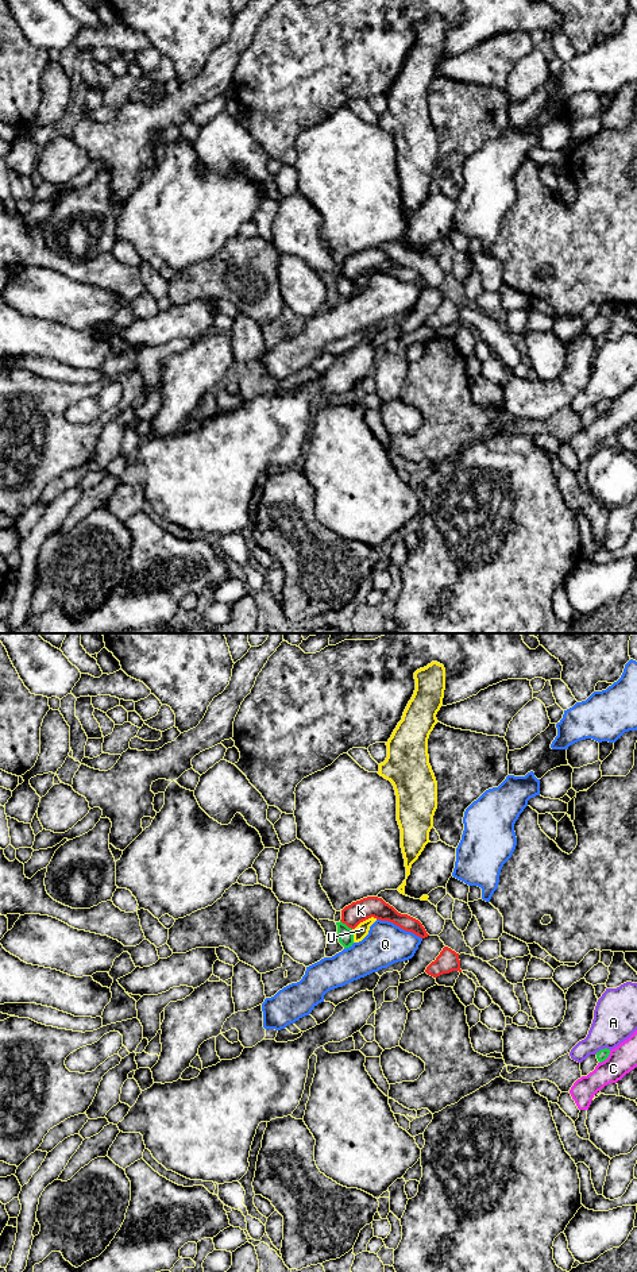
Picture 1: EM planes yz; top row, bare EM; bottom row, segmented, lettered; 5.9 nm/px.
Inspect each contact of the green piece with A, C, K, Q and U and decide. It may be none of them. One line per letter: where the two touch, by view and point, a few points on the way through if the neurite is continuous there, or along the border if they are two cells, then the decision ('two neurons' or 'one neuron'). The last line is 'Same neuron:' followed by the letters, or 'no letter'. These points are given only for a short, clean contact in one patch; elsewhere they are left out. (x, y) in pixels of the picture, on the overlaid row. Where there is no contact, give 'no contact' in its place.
A: yz (602, 1049) | two neurons
C: yz (606, 1057) | two neurons
K: yz (344, 924) | along yz (340, 920), (351, 929) | two neurons
Q: yz (348, 947) | along yz (354, 943), (344, 948) | two neurons
U: yz (352, 936) | two neurons
Same neuron: no letter

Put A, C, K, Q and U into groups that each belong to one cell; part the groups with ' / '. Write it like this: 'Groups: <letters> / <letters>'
Groups: A / C / K / Q / U

